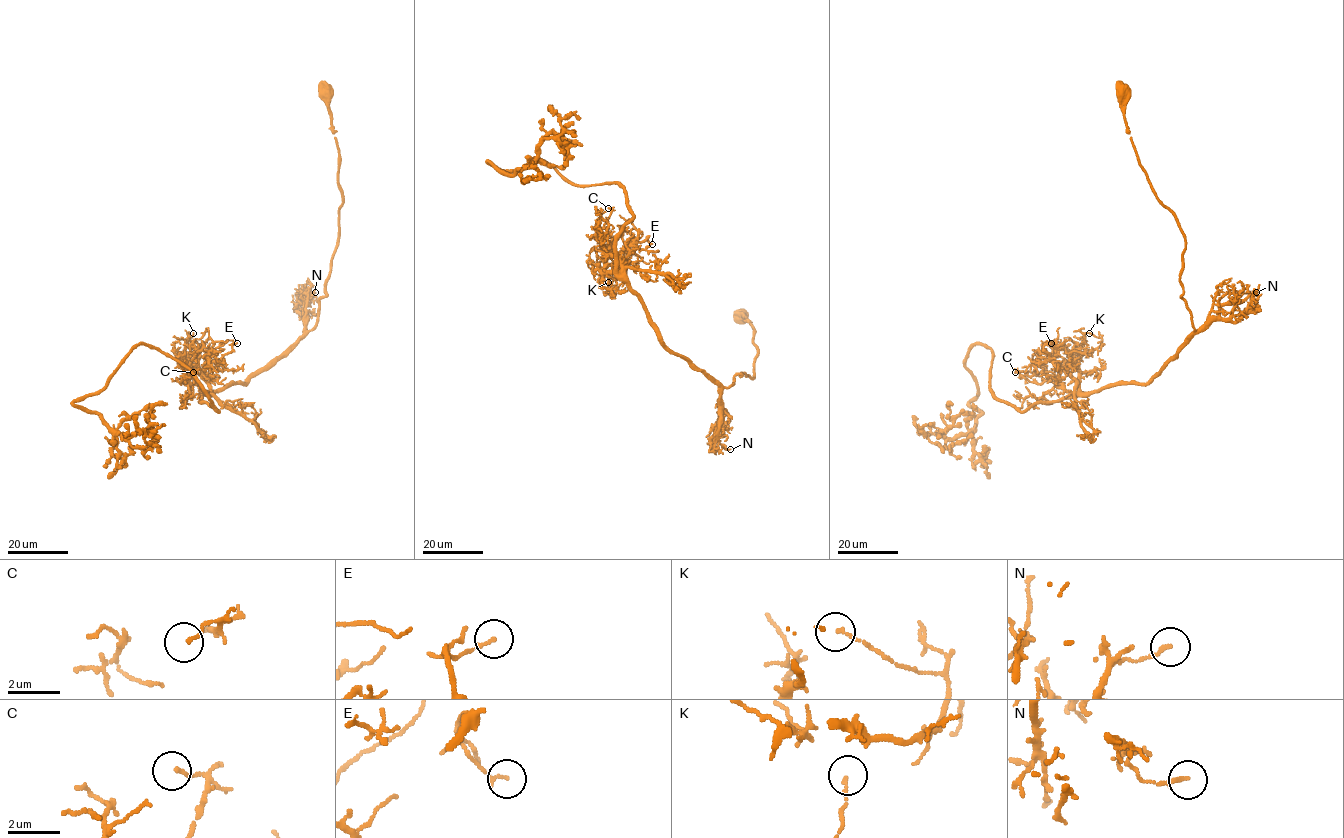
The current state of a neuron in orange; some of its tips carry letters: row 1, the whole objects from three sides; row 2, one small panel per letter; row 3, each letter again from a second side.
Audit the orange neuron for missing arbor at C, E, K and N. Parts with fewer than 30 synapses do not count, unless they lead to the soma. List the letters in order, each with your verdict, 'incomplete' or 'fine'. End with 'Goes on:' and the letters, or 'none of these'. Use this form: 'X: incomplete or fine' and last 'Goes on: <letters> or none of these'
C: fine
E: fine
K: fine
N: fine
Goes on: none of these

